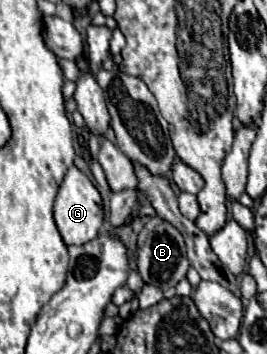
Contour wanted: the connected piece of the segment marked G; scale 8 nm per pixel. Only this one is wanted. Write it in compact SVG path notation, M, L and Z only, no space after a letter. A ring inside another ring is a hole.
M70 167L58 189L56 203L54 203L54 221L58 225L62 241L66 245L84 245L92 241L102 227L102 215L104 215L102 197L98 189L92 185L92 181L82 171L78 171L76 167Z

